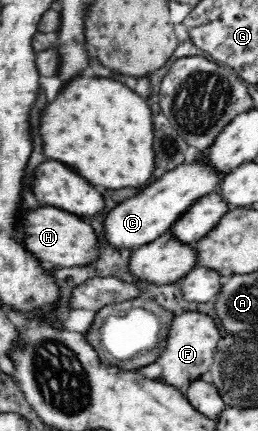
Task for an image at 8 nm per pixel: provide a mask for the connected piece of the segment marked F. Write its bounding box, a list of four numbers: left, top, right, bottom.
[154,312,222,394]

